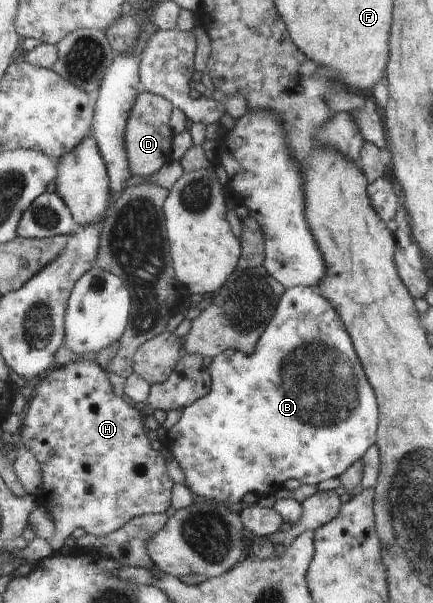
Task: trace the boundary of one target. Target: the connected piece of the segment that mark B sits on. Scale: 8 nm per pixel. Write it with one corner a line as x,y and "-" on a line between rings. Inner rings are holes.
297,286
285,289
276,313
270,316
269,323
260,335
254,350
248,354
236,349
222,351
217,358
214,358
210,365
210,375
213,376
213,390
205,398
198,399
197,402
182,409
182,417
168,431
162,432
164,447
172,453
173,459
179,464
184,473
184,485
194,493
196,500
212,501
212,503
240,503
246,493
254,493
256,498
269,496
270,491
276,489
276,485
286,483
288,479
297,479
303,484
317,485
322,481
338,478
345,474
347,470
358,459
364,457
364,453
374,445
376,441
376,425
378,425
378,407
376,407
376,397
366,381
366,375
362,371
362,365
354,353
352,341
338,317
338,313
332,309
332,305
322,297
320,293
310,287

